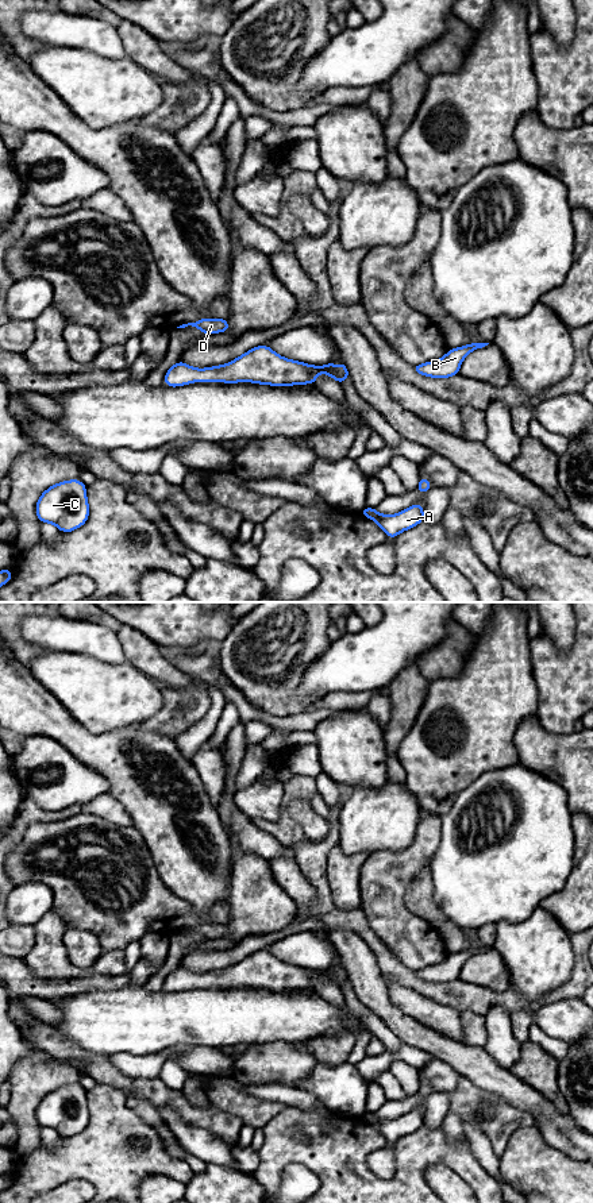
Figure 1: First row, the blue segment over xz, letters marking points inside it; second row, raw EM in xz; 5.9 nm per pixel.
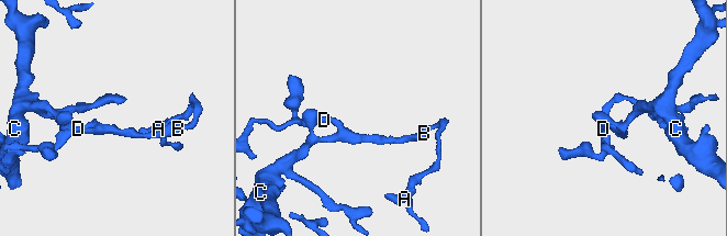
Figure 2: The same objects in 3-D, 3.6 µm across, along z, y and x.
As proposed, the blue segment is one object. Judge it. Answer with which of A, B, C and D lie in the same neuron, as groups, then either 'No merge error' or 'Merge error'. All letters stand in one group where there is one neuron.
Groups: A B C D. No merge error

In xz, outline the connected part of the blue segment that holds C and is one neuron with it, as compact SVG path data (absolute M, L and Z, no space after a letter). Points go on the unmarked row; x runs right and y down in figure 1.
M63 1086L45 1095L35 1111L41 1127L54 1129L61 1137L82 1131L89 1122L86 1091L78 1086Z

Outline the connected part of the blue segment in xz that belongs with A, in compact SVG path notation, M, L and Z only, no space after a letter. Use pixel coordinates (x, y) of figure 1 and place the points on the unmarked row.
M415 1108L397 1119L380 1119L374 1113L365 1113L361 1119L376 1126L390 1144L424 1125L421 1108Z

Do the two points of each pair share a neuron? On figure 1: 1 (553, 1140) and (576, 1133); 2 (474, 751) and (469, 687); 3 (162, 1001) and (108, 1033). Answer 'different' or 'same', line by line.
1: different
2: same
3: same

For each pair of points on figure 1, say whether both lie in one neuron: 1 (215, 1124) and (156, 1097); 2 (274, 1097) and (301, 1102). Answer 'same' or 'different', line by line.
1: same
2: same

